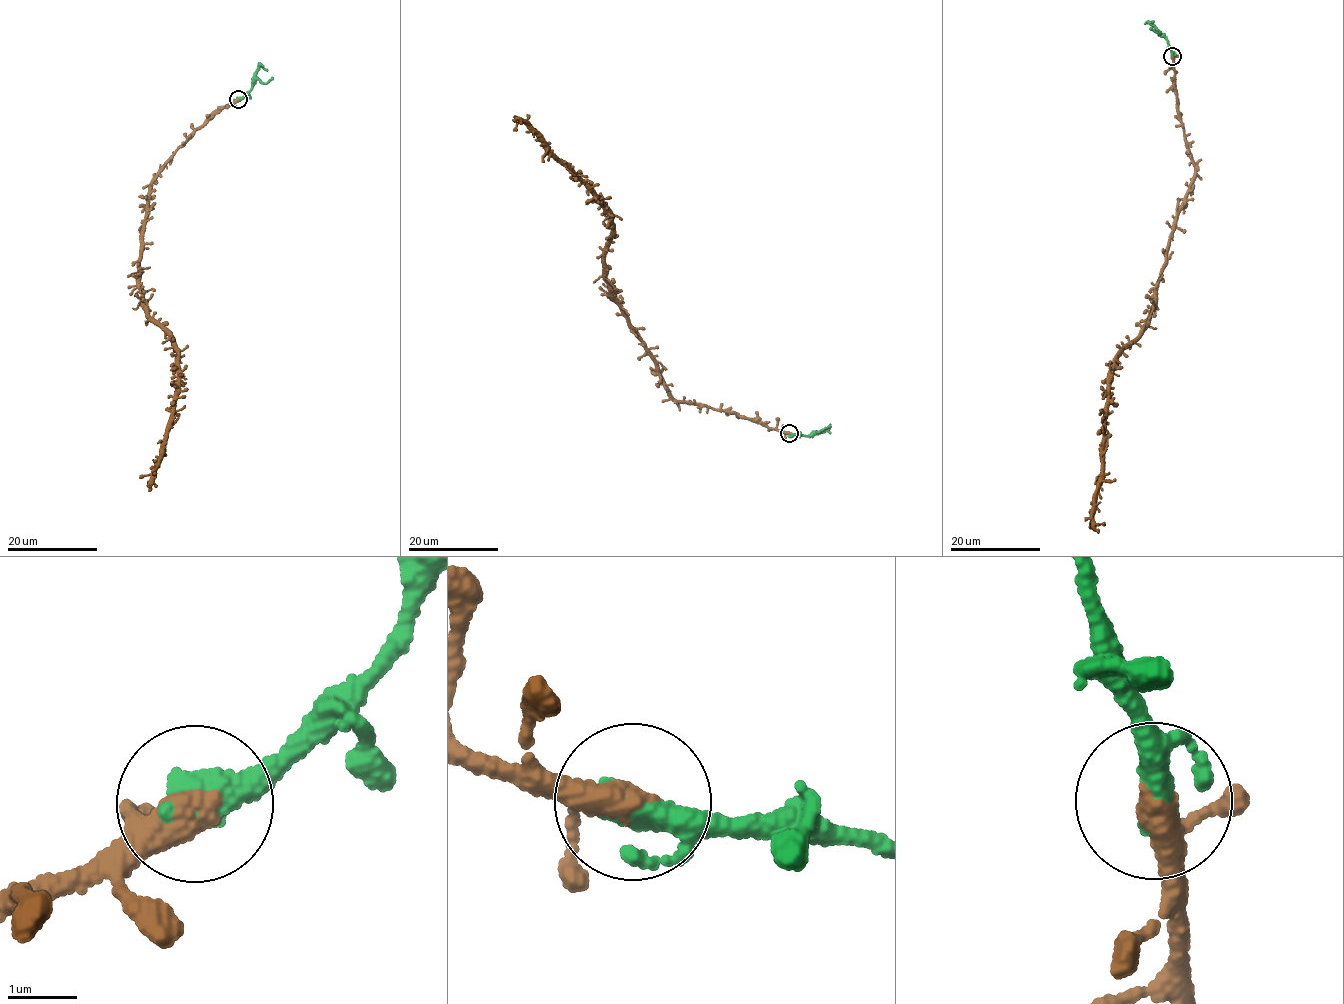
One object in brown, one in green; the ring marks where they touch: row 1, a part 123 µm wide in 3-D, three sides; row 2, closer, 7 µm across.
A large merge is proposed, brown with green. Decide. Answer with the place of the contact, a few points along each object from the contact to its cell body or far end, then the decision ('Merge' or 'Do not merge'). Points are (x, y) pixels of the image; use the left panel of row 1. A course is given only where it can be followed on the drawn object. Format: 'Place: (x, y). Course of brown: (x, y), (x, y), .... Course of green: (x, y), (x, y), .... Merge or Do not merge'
Place: (238, 99). Course of brown: (238, 99), (192, 133), (152, 181), (138, 262), (141, 304), (170, 337), (177, 384), (149, 491). Course of green: (238, 99), (253, 87), (255, 80), (264, 83), (273, 78). Merge

